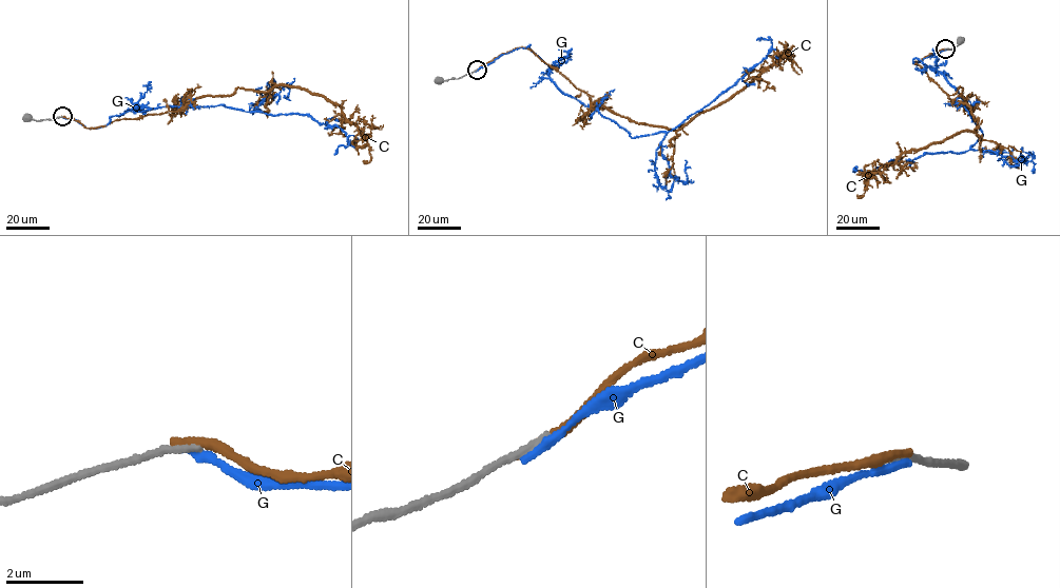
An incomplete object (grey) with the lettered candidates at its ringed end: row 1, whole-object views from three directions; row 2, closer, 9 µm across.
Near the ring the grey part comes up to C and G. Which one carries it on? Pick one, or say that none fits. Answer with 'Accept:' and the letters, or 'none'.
Accept: none

